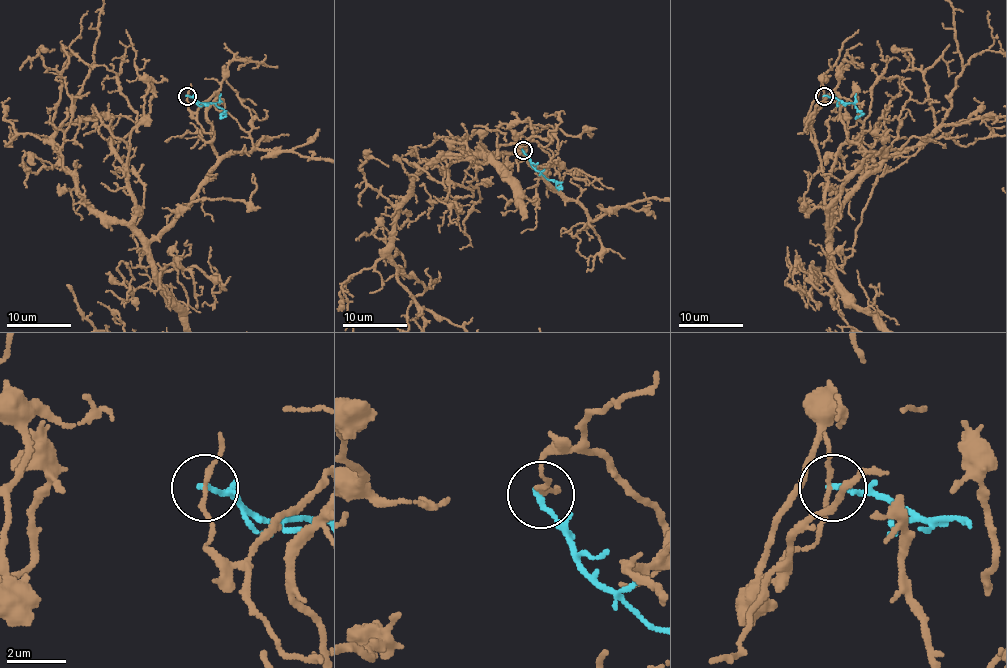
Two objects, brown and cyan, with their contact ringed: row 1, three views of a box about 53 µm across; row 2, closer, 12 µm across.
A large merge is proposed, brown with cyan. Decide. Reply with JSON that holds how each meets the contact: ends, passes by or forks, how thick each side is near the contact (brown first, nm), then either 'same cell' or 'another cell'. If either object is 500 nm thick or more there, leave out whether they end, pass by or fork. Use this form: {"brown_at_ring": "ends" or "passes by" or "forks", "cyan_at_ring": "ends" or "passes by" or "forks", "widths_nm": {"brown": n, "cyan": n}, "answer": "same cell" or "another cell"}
{"brown_at_ring": "passes by", "cyan_at_ring": "ends", "widths_nm": {"brown": 140, "cyan": 180}, "answer": "another cell"}

